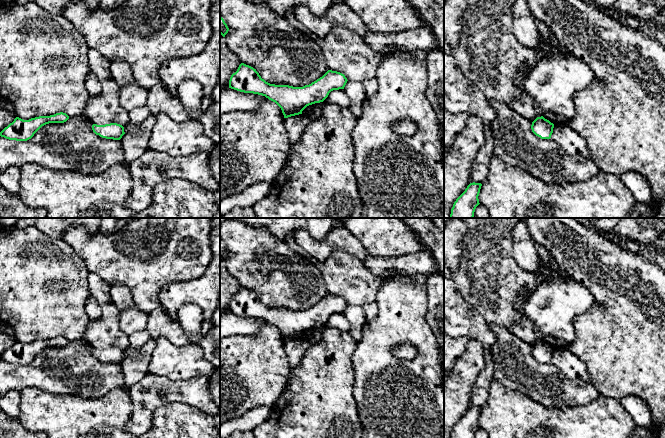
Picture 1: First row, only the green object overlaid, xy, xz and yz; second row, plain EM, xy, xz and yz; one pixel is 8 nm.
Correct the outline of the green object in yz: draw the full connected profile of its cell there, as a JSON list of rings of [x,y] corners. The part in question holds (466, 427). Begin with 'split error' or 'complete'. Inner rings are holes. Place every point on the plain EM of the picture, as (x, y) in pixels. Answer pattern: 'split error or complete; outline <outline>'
complete; outline [[[470,407],[465,415],[456,423],[451,438],[474,438],[479,427],[481,407]]]

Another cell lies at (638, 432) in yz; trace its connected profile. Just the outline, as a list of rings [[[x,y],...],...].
[[[652,424],[646,428],[635,425],[630,438],[656,438],[656,435],[657,428]]]

